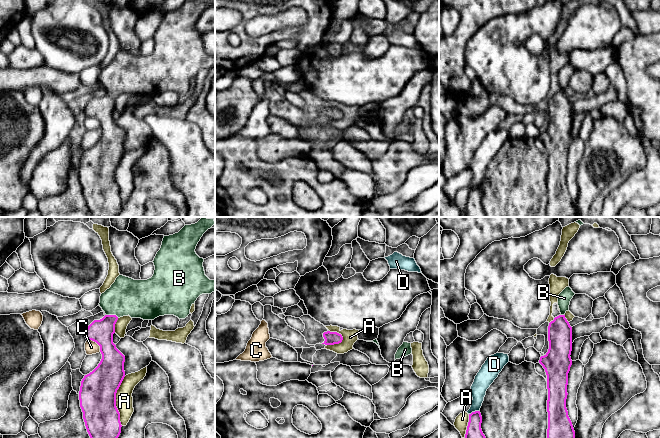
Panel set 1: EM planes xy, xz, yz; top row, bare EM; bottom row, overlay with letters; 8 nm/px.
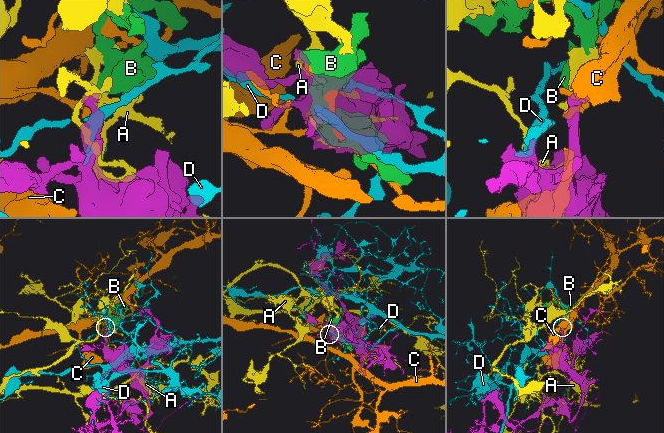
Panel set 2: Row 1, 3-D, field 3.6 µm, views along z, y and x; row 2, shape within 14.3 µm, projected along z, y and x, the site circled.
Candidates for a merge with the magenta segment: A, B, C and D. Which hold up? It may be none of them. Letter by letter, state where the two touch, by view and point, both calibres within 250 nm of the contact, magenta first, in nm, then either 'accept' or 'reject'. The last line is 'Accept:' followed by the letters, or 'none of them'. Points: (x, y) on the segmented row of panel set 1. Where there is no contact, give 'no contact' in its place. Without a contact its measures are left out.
A: contact xy (115, 401); calibres 300 and 140 nm; reject
B: contact xy (112, 315); calibres 190 and 300 nm; accept
C: contact xy (96, 342); calibres 200 and 110 nm; reject
D: contact yz (473, 412); calibres 120 and 130 nm; reject
Accept: B

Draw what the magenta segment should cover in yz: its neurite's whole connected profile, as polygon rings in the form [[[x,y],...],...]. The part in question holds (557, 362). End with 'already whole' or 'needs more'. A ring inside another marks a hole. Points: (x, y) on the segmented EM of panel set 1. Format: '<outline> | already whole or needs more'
[[[568,286],[558,296],[560,315],[548,326],[548,352],[539,363],[547,375],[547,438],[575,438],[575,431],[566,408],[568,373],[572,365],[572,327],[565,318],[575,293]]] | needs more

